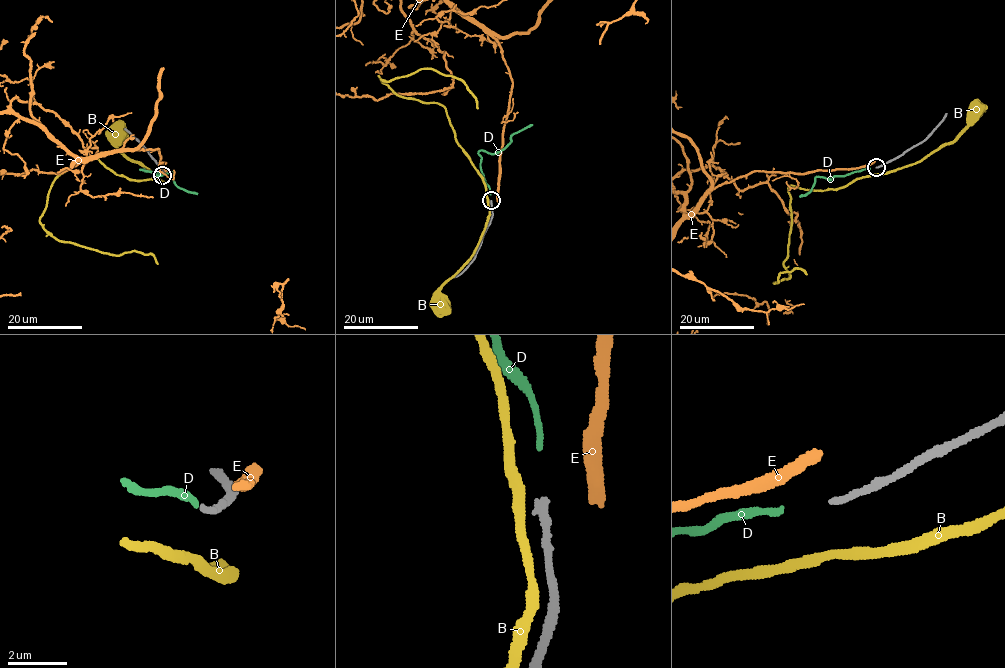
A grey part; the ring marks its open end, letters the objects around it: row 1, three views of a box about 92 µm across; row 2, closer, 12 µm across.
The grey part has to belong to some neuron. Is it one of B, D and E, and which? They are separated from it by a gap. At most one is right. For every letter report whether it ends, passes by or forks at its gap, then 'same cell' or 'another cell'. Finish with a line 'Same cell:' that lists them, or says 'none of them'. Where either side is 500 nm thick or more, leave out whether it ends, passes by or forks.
B: it passes by | another cell
D: it ends | same cell
E: it ends | another cell
Same cell: D

